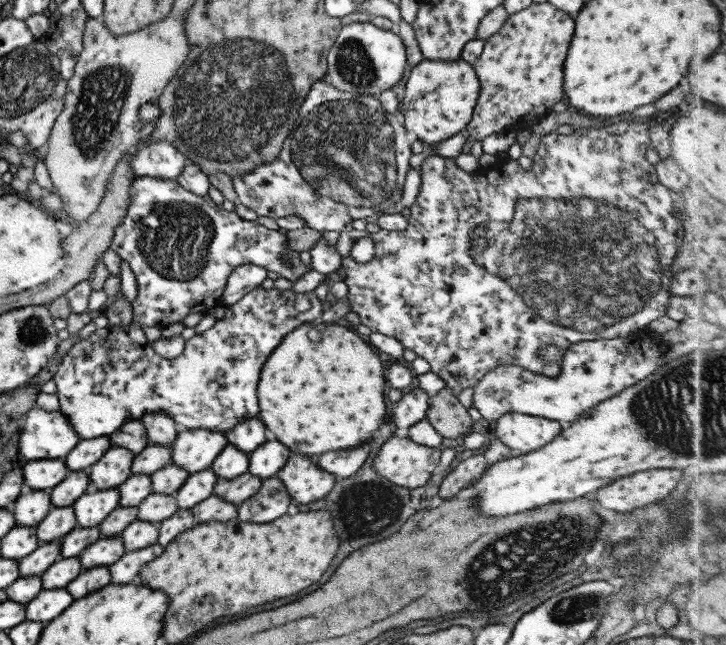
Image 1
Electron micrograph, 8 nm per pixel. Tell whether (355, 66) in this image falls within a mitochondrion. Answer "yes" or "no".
yes

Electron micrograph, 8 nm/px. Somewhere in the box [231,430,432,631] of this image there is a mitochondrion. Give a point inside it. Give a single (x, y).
(376, 507)

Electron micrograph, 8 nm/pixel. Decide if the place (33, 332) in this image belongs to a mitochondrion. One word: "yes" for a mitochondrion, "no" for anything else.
yes

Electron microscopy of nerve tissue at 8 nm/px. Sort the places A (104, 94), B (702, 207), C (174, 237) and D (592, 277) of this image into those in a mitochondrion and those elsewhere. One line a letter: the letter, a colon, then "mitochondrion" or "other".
A: mitochondrion
B: other
C: mitochondrion
D: mitochondrion

